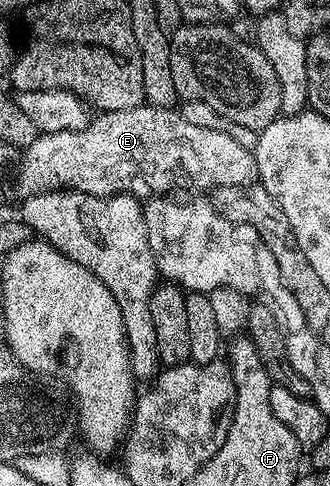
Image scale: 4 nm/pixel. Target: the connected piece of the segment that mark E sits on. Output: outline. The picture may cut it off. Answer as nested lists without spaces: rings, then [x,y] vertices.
[[[141,104],[130,108],[129,110],[106,110],[97,113],[95,117],[89,121],[85,130],[78,132],[54,132],[53,134],[37,133],[34,144],[23,147],[20,158],[20,171],[16,174],[16,194],[17,199],[33,198],[35,194],[49,194],[55,190],[77,190],[80,194],[89,194],[90,196],[98,196],[99,198],[109,198],[111,194],[134,194],[141,200],[147,200],[153,195],[168,196],[172,190],[205,190],[211,191],[218,186],[243,186],[251,183],[256,178],[256,159],[253,151],[247,146],[238,144],[238,140],[234,140],[224,130],[211,130],[210,128],[198,128],[195,124],[186,124],[186,120],[182,120],[179,109],[169,108],[166,106],[150,106]]]

